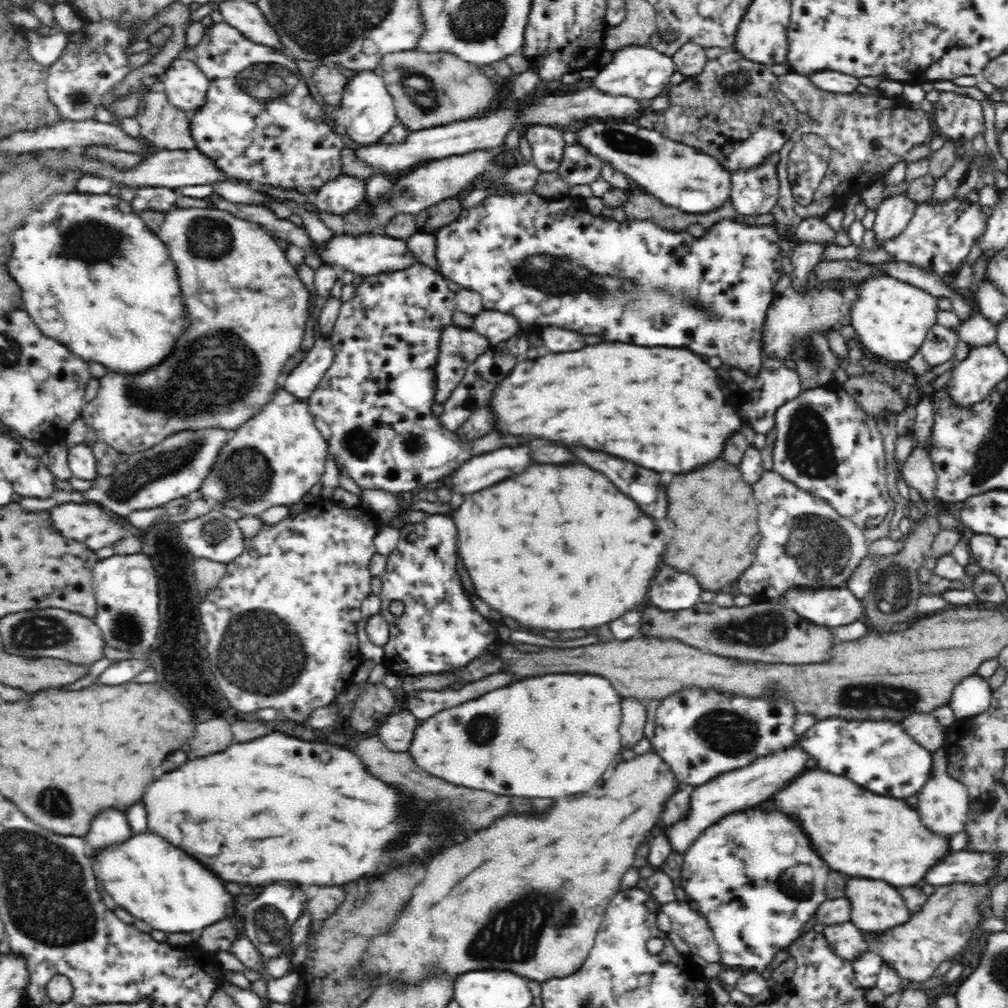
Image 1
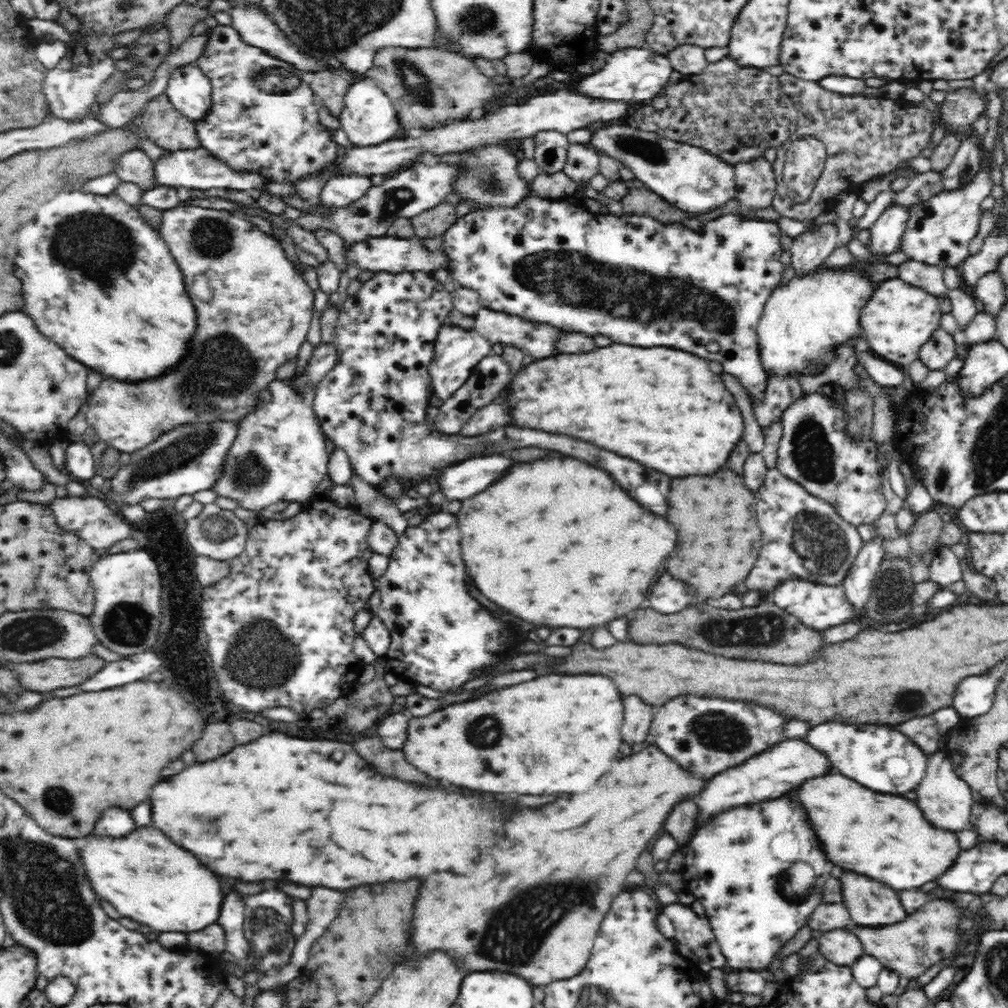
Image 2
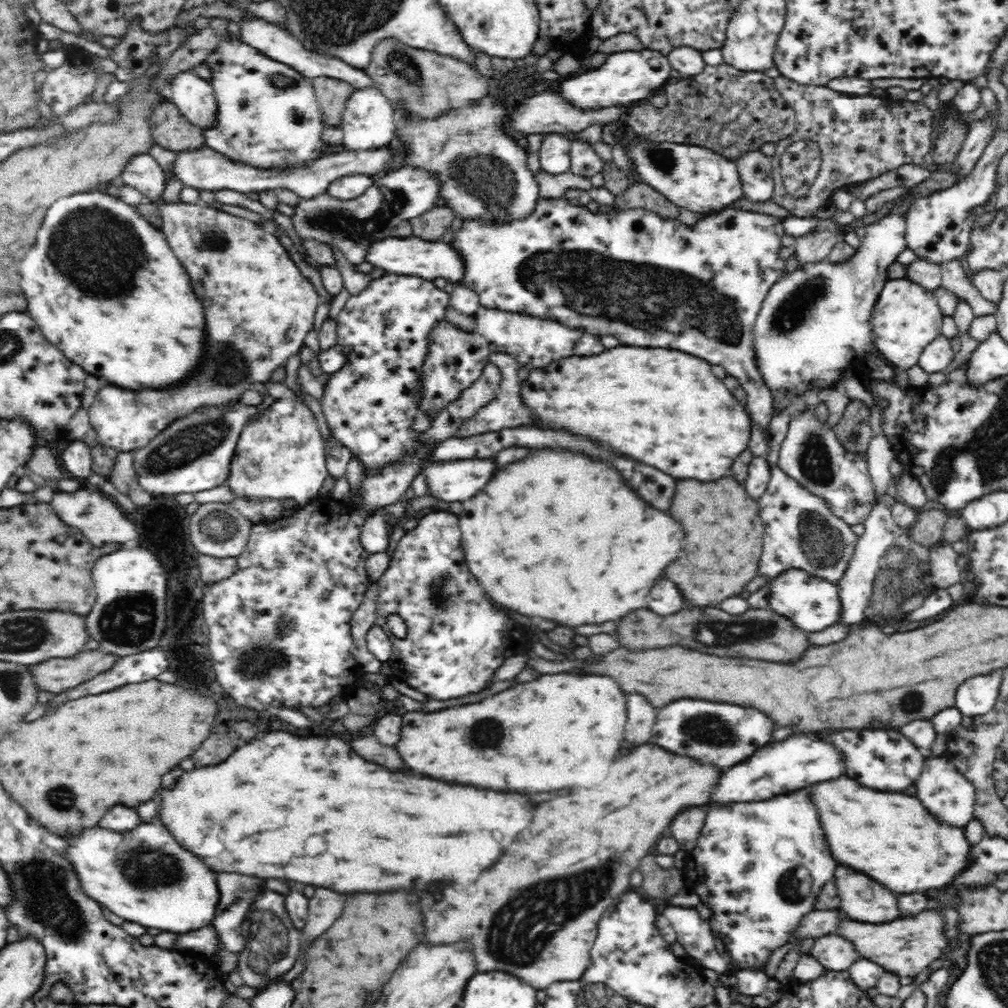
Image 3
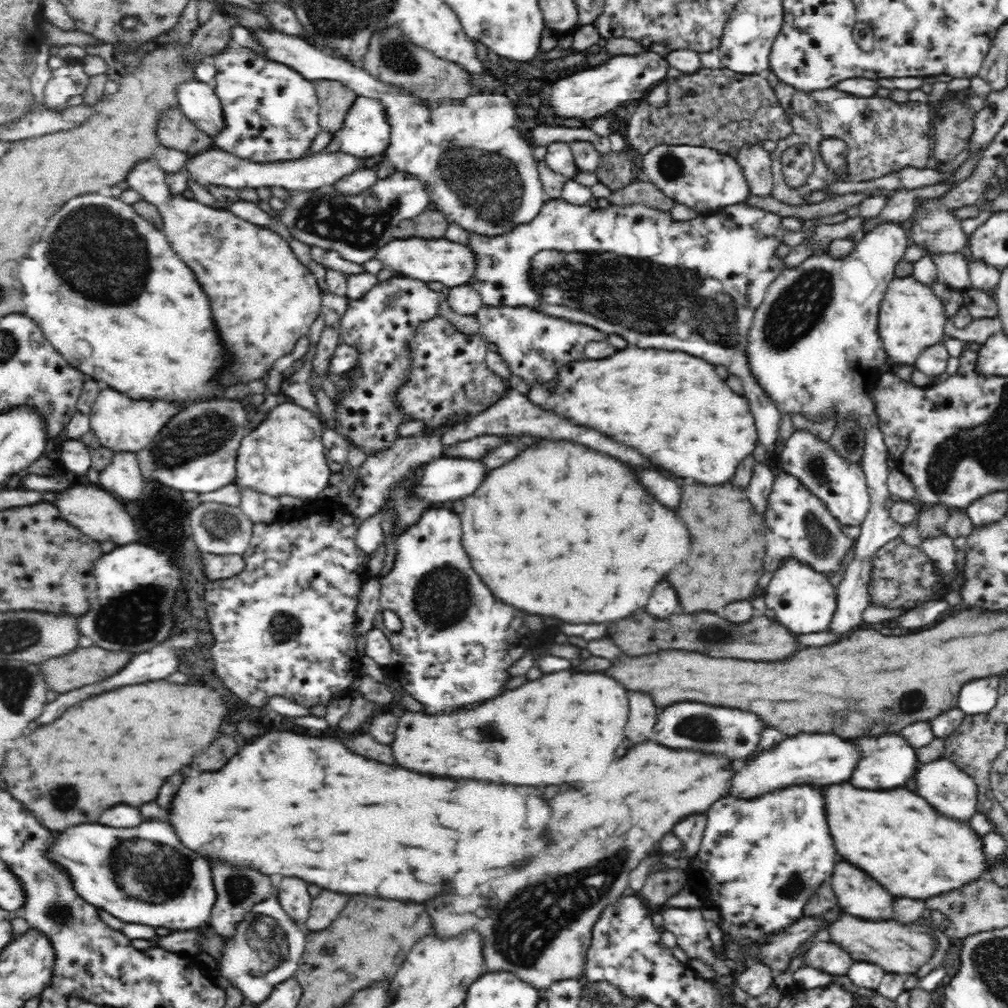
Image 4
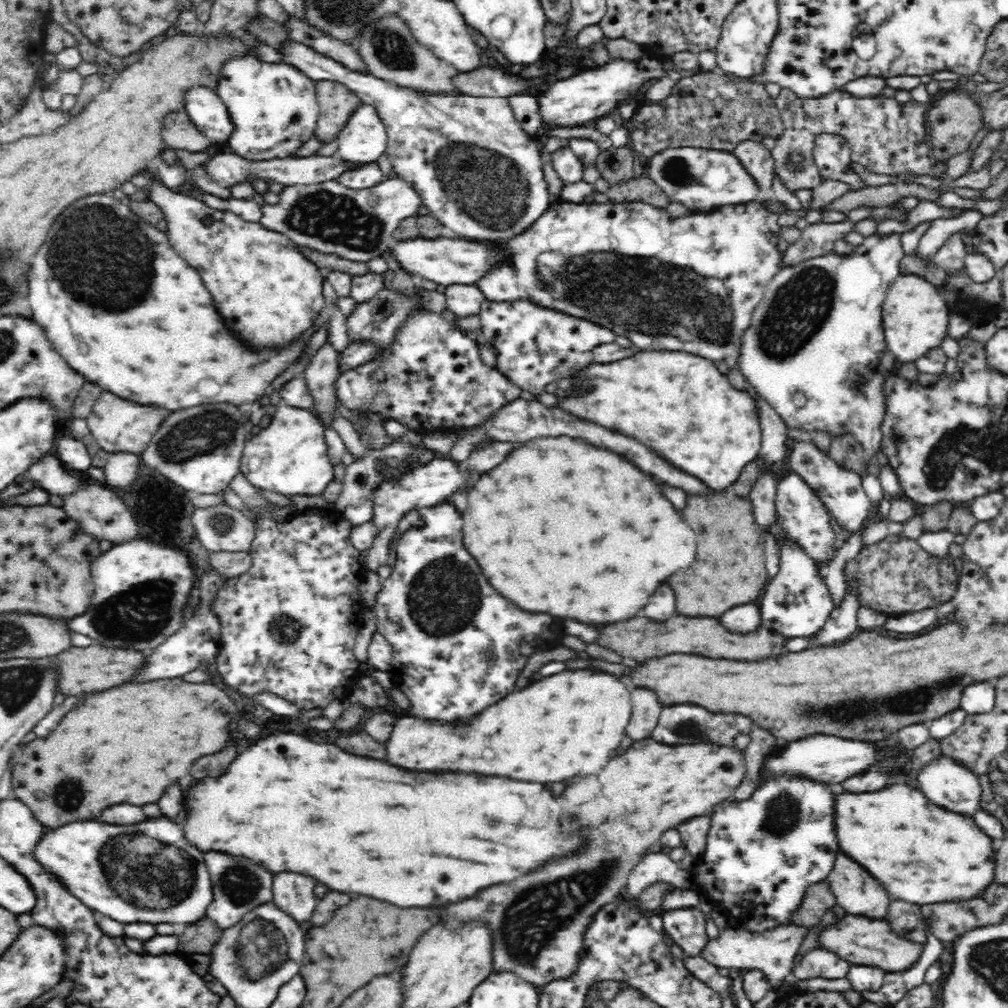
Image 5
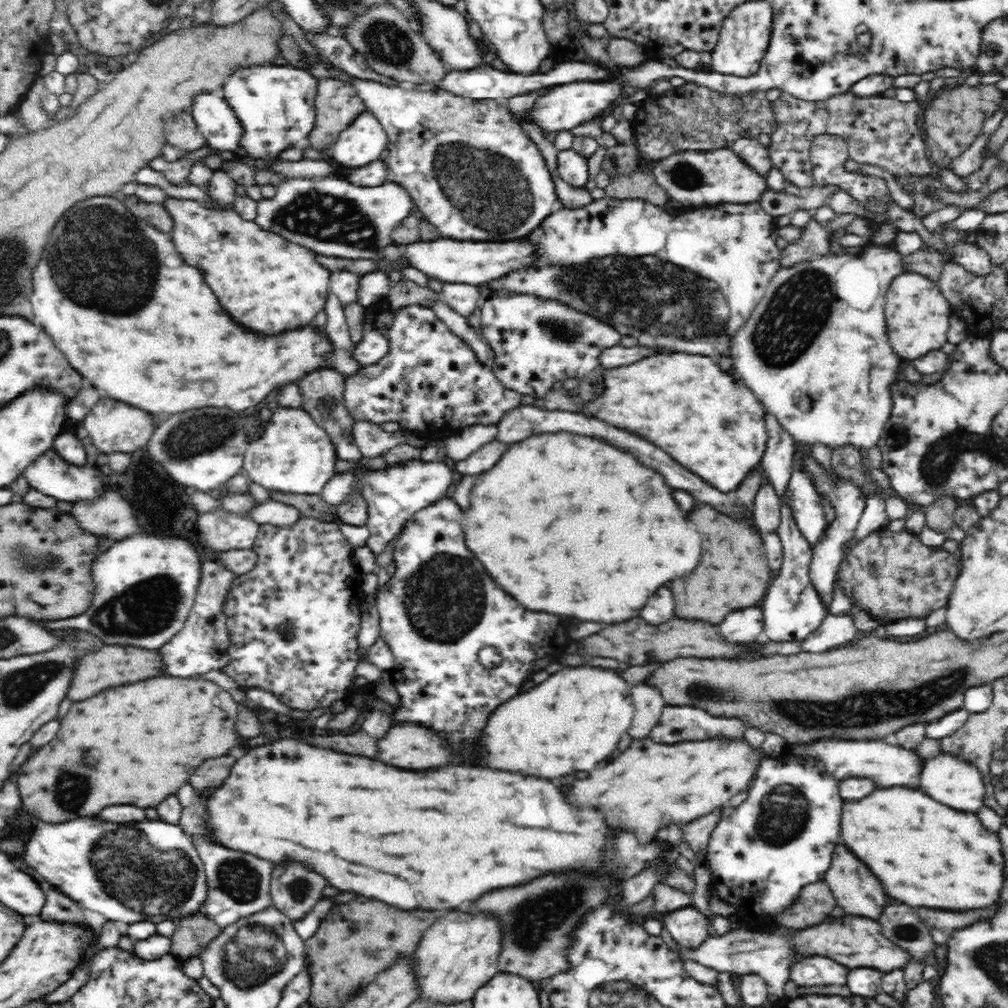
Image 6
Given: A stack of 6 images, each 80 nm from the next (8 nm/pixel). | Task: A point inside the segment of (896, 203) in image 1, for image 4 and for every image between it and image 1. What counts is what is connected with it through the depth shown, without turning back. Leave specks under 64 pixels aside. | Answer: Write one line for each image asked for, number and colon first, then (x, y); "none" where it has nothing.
2: (886, 231)
3: (810, 319)
4: (817, 321)

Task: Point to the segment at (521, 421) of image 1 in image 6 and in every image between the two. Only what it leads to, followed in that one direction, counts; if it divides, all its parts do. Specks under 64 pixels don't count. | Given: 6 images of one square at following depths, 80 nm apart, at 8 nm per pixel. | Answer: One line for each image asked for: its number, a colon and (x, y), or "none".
2: (666, 409)
3: (664, 408)
4: (670, 407)
5: (678, 405)
6: (684, 404)

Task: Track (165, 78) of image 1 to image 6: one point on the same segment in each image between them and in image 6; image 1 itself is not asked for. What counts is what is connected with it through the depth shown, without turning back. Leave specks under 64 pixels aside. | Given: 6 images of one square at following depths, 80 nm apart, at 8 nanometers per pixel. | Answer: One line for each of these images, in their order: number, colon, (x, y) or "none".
2: (188, 88)
3: (193, 96)
4: (197, 100)
5: (204, 107)
6: (212, 114)

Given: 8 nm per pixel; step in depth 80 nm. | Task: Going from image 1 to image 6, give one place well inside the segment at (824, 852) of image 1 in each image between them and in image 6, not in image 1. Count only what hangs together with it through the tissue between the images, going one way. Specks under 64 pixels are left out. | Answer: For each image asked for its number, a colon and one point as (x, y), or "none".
2: (884, 837)
3: (888, 836)
4: (903, 843)
5: (918, 853)
6: (913, 845)

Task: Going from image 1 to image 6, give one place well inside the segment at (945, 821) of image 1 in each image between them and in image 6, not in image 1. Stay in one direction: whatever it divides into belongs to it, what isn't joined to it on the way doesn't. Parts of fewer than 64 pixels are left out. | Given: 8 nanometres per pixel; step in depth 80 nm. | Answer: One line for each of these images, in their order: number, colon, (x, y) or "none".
2: (945, 800)
3: (948, 796)
4: (940, 783)
5: (956, 789)
6: (947, 780)

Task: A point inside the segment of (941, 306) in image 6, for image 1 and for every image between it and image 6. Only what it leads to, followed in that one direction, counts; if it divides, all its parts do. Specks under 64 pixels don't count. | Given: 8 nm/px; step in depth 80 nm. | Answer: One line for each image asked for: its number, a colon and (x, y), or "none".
1: (890, 317)
2: (896, 319)
3: (906, 316)
4: (911, 317)
5: (915, 318)

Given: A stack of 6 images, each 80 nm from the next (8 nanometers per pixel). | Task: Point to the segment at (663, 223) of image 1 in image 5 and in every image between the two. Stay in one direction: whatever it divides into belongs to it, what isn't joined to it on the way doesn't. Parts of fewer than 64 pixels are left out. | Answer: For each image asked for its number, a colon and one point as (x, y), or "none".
2: (639, 201)
3: (642, 196)
4: (638, 192)
5: (641, 189)

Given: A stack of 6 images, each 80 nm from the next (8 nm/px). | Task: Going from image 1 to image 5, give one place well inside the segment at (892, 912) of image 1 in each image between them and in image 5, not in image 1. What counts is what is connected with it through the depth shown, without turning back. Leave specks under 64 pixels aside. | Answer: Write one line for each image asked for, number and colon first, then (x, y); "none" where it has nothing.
2: (871, 905)
3: (863, 900)
4: (858, 898)
5: (856, 892)

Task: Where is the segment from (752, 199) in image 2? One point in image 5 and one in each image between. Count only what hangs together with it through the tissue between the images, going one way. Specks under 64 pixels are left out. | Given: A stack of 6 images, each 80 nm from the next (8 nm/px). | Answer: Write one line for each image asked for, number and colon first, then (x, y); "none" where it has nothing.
3: (755, 170)
4: (755, 162)
5: (755, 158)

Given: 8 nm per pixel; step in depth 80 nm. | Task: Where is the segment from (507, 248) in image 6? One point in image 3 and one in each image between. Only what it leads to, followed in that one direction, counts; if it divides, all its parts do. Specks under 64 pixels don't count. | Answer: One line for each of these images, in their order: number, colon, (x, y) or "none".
3: (412, 255)
4: (432, 260)
5: (449, 260)

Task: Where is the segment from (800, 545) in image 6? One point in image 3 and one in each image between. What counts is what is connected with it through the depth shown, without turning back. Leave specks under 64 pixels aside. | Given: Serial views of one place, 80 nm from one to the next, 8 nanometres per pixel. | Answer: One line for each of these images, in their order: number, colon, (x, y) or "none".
3: (813, 603)
4: (805, 601)
5: (797, 602)

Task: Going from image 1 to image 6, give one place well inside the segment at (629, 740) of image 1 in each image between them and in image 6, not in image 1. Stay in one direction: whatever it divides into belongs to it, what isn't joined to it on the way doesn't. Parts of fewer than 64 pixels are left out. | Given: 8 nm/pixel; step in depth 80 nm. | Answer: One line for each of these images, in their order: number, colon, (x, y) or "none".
2: (638, 717)
3: (641, 715)
4: (642, 716)
5: (645, 709)
6: (648, 703)

